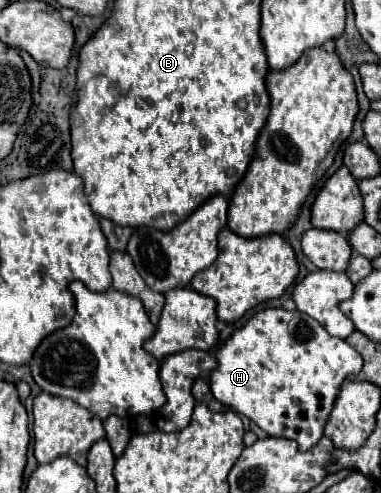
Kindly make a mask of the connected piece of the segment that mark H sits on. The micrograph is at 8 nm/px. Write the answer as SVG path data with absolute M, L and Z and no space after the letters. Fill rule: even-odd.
M284 308L256 312L214 356L216 368L208 380L212 396L250 418L268 436L296 440L300 450L320 442L340 384L348 374L362 370L362 356L346 340L324 332L314 318Z

